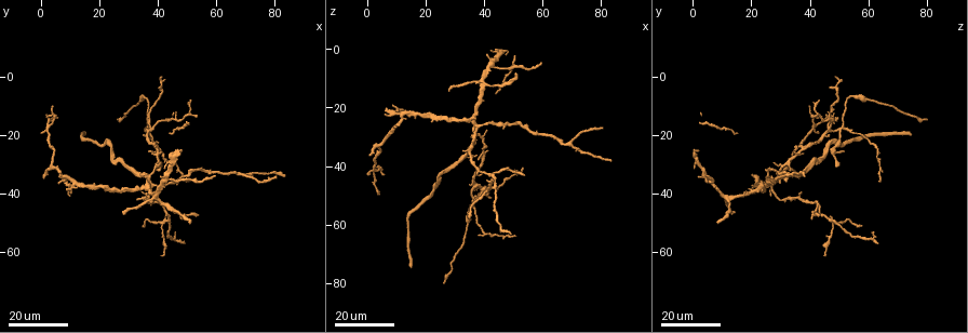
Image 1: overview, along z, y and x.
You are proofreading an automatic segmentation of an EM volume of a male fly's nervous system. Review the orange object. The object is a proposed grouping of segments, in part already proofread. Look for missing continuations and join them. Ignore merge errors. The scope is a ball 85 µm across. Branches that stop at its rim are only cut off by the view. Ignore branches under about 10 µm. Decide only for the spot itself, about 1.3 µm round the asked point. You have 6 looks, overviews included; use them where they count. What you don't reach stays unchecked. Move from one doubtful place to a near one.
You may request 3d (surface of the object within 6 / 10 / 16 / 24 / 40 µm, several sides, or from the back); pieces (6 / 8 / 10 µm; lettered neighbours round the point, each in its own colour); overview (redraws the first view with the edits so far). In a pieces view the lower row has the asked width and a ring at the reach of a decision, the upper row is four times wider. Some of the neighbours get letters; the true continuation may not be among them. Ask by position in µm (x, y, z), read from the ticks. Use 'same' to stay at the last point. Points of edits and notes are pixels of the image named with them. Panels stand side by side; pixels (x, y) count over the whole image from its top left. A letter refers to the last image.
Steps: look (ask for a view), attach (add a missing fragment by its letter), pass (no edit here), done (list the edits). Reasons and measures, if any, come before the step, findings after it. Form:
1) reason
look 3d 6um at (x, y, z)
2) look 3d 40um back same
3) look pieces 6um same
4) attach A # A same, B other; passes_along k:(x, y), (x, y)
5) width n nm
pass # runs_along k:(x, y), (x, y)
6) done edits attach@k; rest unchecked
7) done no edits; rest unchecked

end of a long branch
look 3d 24um at (49, 56, 63)

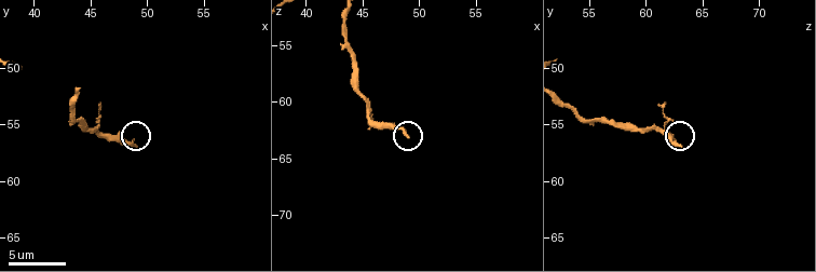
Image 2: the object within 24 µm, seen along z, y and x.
what lies round it
look pieces 10um at (48.8, 56.8, 62.8)

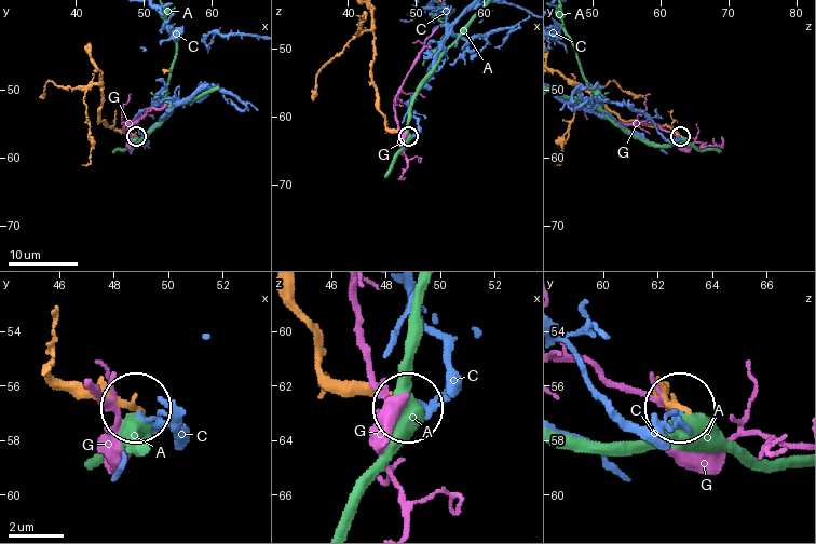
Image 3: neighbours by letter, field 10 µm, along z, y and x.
pass # A other, C other, G other; no lettered fragment goes on from it

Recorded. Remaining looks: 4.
look 3d 16um at (41, 1, 48)

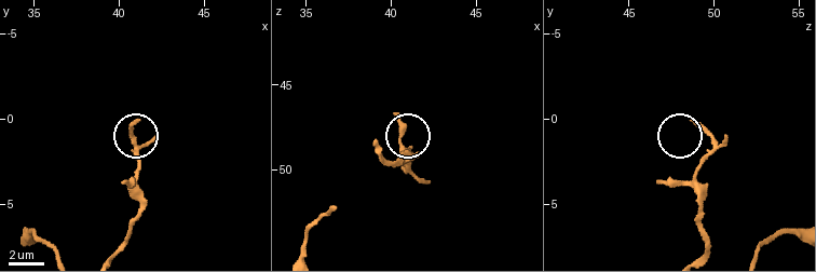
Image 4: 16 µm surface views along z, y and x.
see the neighbours
look pieces 8um at (41.2, 0.0, 48.8)

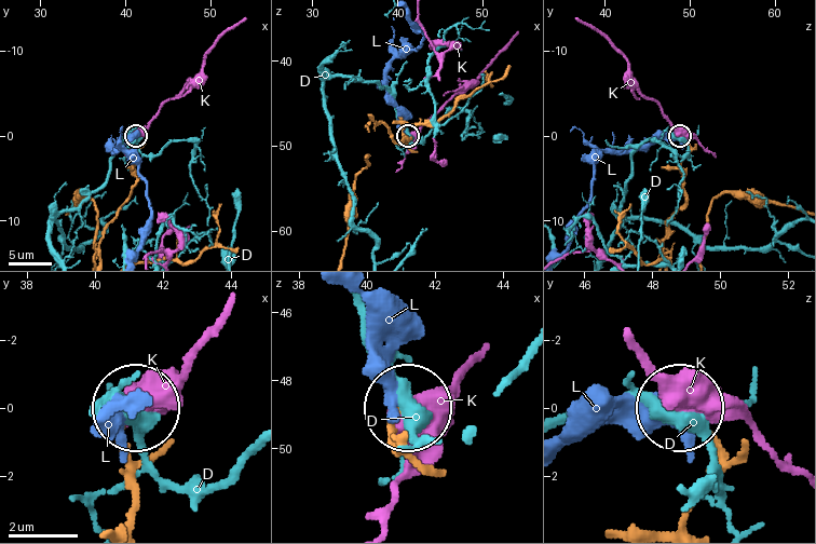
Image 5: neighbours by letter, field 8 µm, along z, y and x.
pass # D other, K other, L other; no lettered fragment goes on from it

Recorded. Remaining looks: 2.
an open end
look 3d 16um at (40, 3, 47)

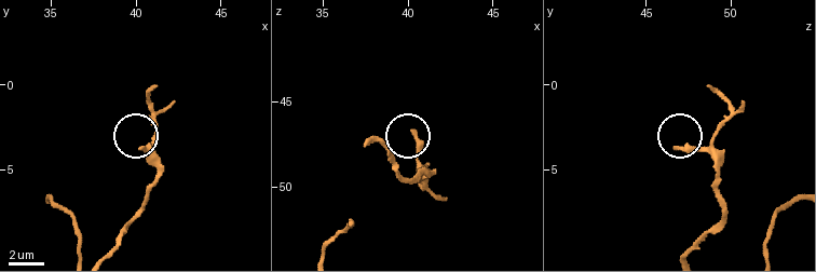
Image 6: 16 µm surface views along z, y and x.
look pieces 10um at (40.4, 3.6, 46.8)

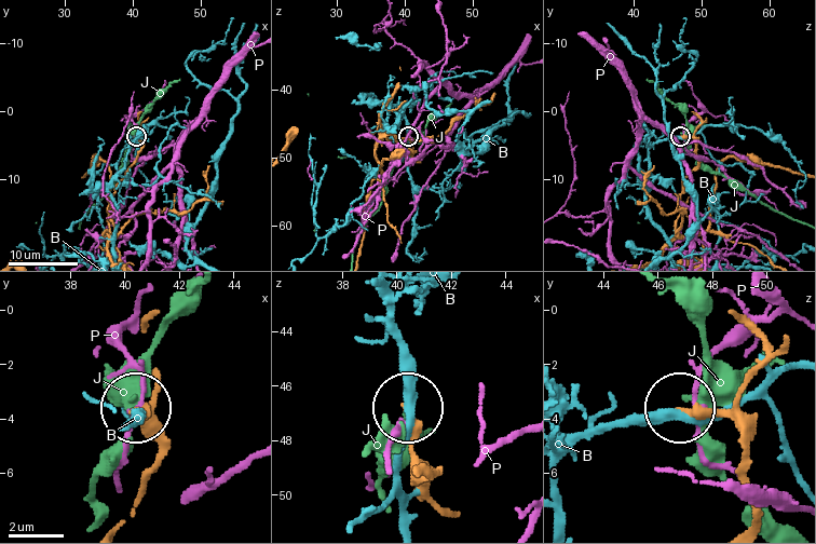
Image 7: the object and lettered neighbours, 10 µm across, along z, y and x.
pass # B other, J other, P other; no lettered fragment goes on from it

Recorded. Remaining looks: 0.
done no edits; rest unchecked

